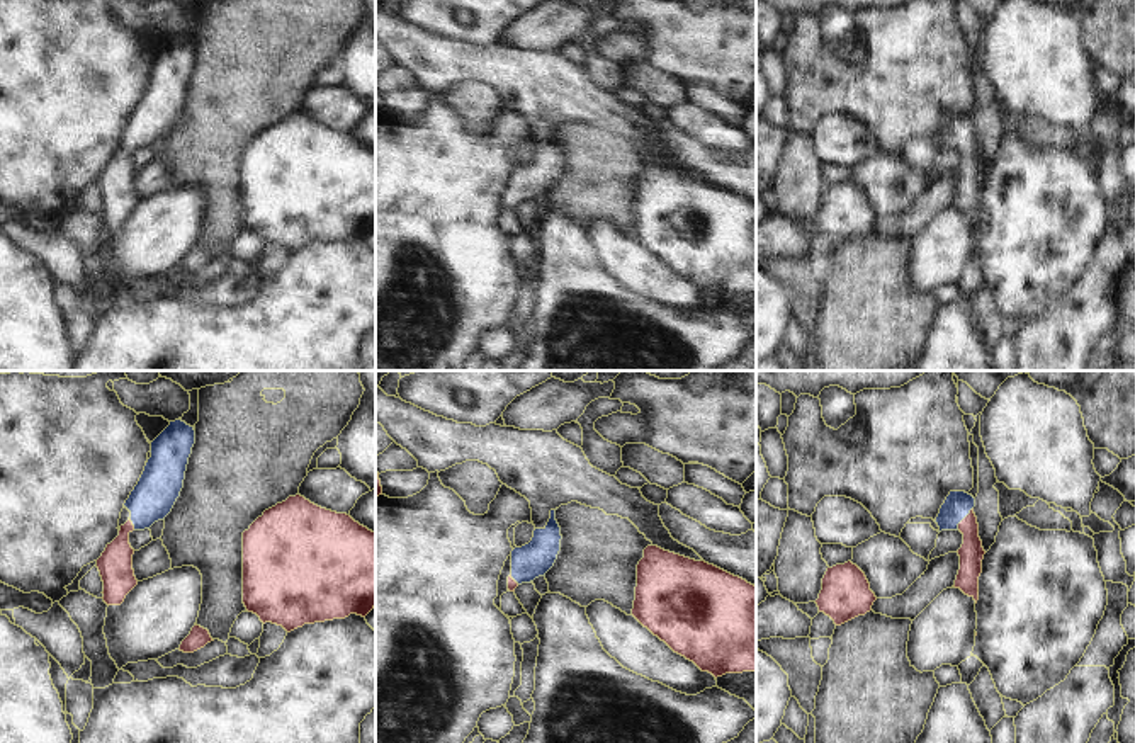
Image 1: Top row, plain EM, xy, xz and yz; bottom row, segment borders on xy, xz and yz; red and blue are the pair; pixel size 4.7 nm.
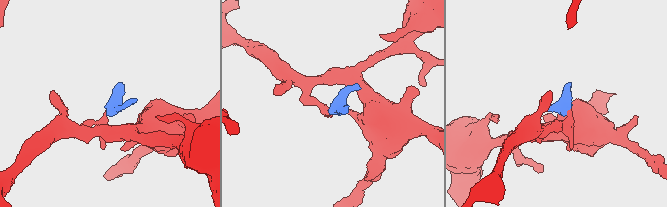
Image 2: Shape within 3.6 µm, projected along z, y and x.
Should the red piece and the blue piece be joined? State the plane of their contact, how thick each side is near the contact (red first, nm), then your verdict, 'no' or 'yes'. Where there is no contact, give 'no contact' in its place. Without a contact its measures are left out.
yz | 120/130 nm | yes

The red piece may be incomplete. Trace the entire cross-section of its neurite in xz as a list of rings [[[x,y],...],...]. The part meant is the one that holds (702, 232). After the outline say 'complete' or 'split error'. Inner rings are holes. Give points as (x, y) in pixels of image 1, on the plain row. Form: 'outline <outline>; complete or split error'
outline [[[647,165],[637,184],[632,235],[675,272],[715,298],[756,291],[756,206],[714,184]]]; complete

